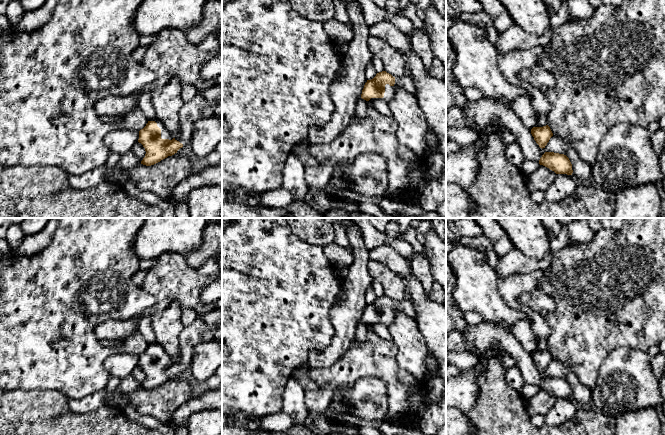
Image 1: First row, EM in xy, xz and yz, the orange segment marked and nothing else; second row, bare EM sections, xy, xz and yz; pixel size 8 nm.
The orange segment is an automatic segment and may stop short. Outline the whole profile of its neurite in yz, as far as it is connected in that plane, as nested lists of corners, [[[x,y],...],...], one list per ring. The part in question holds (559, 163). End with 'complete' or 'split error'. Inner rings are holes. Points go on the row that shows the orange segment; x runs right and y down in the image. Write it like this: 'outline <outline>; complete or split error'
outline [[[545,152],[539,160],[539,164],[543,165],[556,174],[572,175],[572,164],[569,158],[564,154]]]; complete

